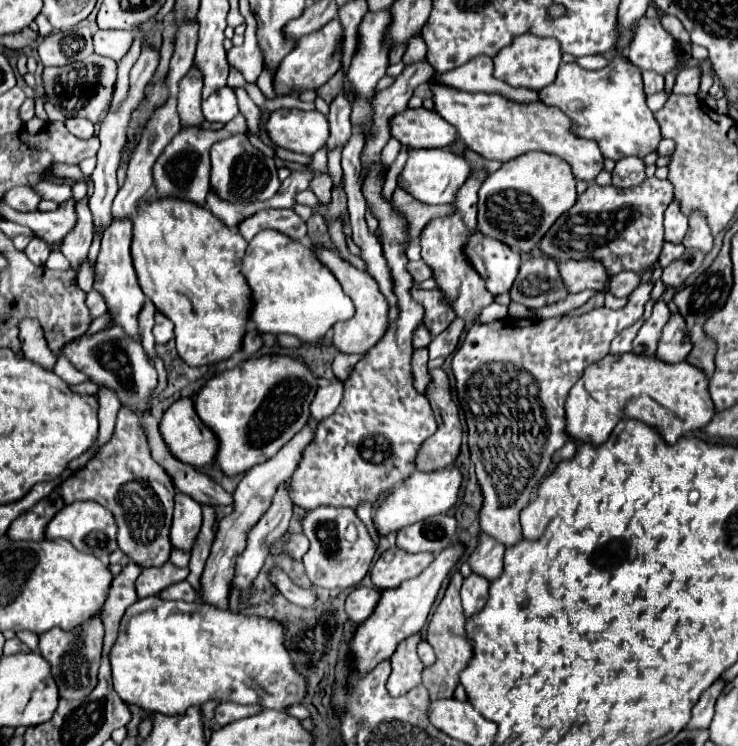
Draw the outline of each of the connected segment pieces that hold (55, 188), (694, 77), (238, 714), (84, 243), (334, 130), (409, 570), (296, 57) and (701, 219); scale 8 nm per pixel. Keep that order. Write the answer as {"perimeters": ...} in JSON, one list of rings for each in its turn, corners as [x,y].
{"perimeters":[[[[44,182],[44,186],[34,186],[36,192],[40,192],[46,200],[56,200],[58,204],[72,200],[72,190],[70,186],[58,186],[58,184],[48,184]]],[[[690,66],[684,68],[674,84],[676,94],[696,94],[700,88],[700,78],[702,78],[702,68],[700,66]]],[[[232,702],[218,704],[218,706],[216,706],[216,722],[218,722],[218,726],[226,726],[226,724],[236,722],[236,720],[240,720],[240,718],[254,716],[254,714],[258,714],[260,710],[262,710],[260,706],[240,706],[240,704],[232,704]]],[[[88,196],[76,202],[76,216],[78,218],[74,228],[60,242],[60,250],[70,260],[72,268],[76,268],[80,260],[88,256],[88,248],[94,236],[94,222],[92,222],[92,212],[88,208]]],[[[338,94],[332,104],[330,104],[330,114],[328,114],[328,122],[330,122],[330,138],[328,138],[328,152],[332,152],[334,148],[344,148],[352,136],[352,126],[350,126],[350,106],[348,106],[348,96],[346,94]]],[[[388,548],[380,554],[378,562],[372,566],[372,582],[378,588],[396,588],[404,580],[418,576],[430,562],[434,560],[432,552],[418,552],[408,554],[402,548]]],[[[338,18],[322,26],[318,32],[306,34],[298,40],[292,54],[288,54],[274,76],[274,88],[278,94],[290,94],[290,92],[302,92],[306,88],[320,88],[326,84],[340,68],[342,68],[342,56],[336,56],[342,42],[342,24]]],[[[698,210],[690,214],[690,226],[688,226],[688,232],[686,232],[682,244],[686,248],[698,248],[704,254],[712,250],[712,232],[708,226],[708,220]]]]}

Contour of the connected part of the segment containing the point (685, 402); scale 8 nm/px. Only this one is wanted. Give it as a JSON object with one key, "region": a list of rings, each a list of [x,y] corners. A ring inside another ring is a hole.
{"region":[[[634,352],[608,354],[588,366],[580,382],[570,390],[566,402],[568,434],[580,442],[602,444],[614,426],[624,418],[636,418],[656,426],[668,444],[692,430],[704,428],[714,416],[714,402],[708,392],[708,376],[690,362],[668,364],[654,356],[638,356]],[[650,398],[656,400],[672,416],[650,416]]]}

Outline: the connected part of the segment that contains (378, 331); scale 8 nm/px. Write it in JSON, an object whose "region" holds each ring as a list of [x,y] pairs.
{"region":[[[318,248],[316,250],[318,258],[332,270],[332,274],[338,278],[338,282],[342,284],[344,292],[352,298],[354,306],[356,306],[356,314],[346,320],[346,322],[338,322],[334,326],[334,348],[340,350],[342,354],[366,354],[370,348],[374,348],[380,338],[386,334],[386,328],[388,328],[388,312],[390,312],[390,306],[388,306],[388,300],[386,296],[380,292],[376,280],[366,274],[366,272],[360,272],[356,270],[350,262],[342,260],[338,256],[338,252],[334,250],[324,250],[324,248]]]}

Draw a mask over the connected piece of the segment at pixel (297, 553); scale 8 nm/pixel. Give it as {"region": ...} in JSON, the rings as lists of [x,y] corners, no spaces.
{"region":[[[286,532],[278,542],[272,544],[270,548],[270,556],[278,556],[278,554],[284,554],[288,556],[292,562],[300,562],[304,558],[304,554],[308,552],[308,538],[300,532],[300,534],[292,534],[292,532]]]}

